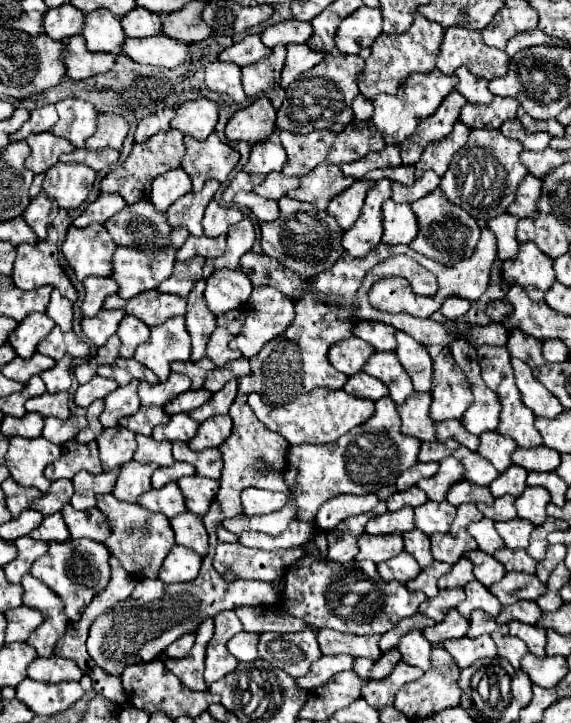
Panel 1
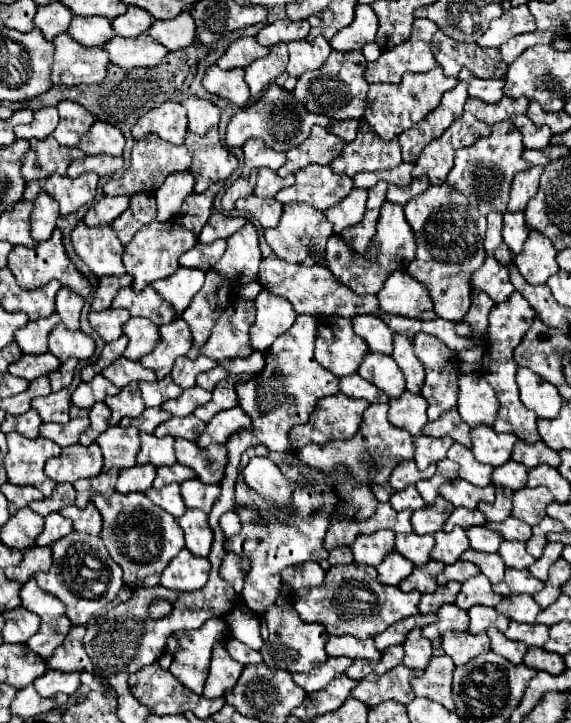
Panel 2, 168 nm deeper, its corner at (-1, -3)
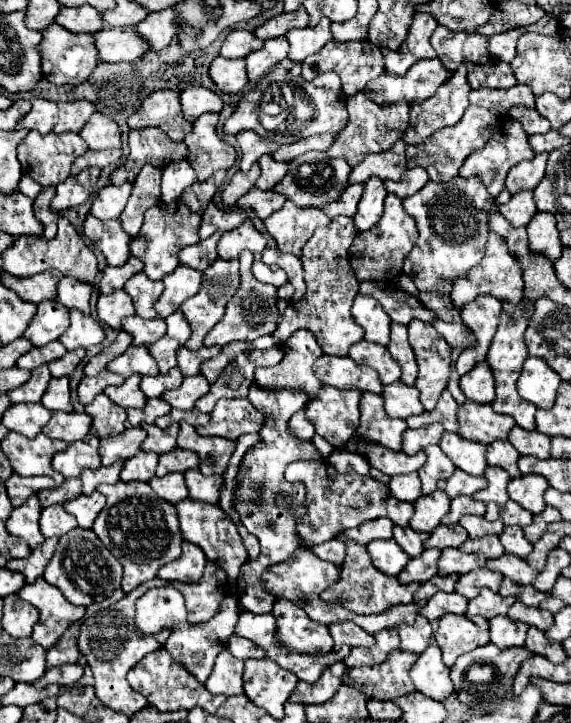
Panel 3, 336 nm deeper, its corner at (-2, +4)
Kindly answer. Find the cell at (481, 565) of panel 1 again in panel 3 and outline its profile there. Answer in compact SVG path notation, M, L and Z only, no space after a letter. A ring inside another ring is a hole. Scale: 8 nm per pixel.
M482 536L482 538L468 538L464 546L460 546L462 552L482 552L488 560L500 558L504 554L504 546L500 544L498 536Z

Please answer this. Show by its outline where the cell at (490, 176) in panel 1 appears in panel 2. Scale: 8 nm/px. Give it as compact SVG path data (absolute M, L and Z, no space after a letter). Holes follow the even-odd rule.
M511 121L495 123L489 137L479 139L473 147L459 149L455 153L455 167L451 169L447 183L467 195L471 205L479 209L481 215L487 215L491 211L505 213L509 203L509 189L511 179L517 171L527 171L531 165L521 157L523 143L519 131L515 131L515 125Z

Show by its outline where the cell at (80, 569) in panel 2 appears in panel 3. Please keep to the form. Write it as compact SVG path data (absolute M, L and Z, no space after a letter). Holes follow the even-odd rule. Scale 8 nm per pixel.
M74 528L58 540L58 548L48 568L44 570L44 580L62 590L62 594L76 606L90 606L94 602L106 600L122 580L122 564L100 544L100 538L92 530Z

